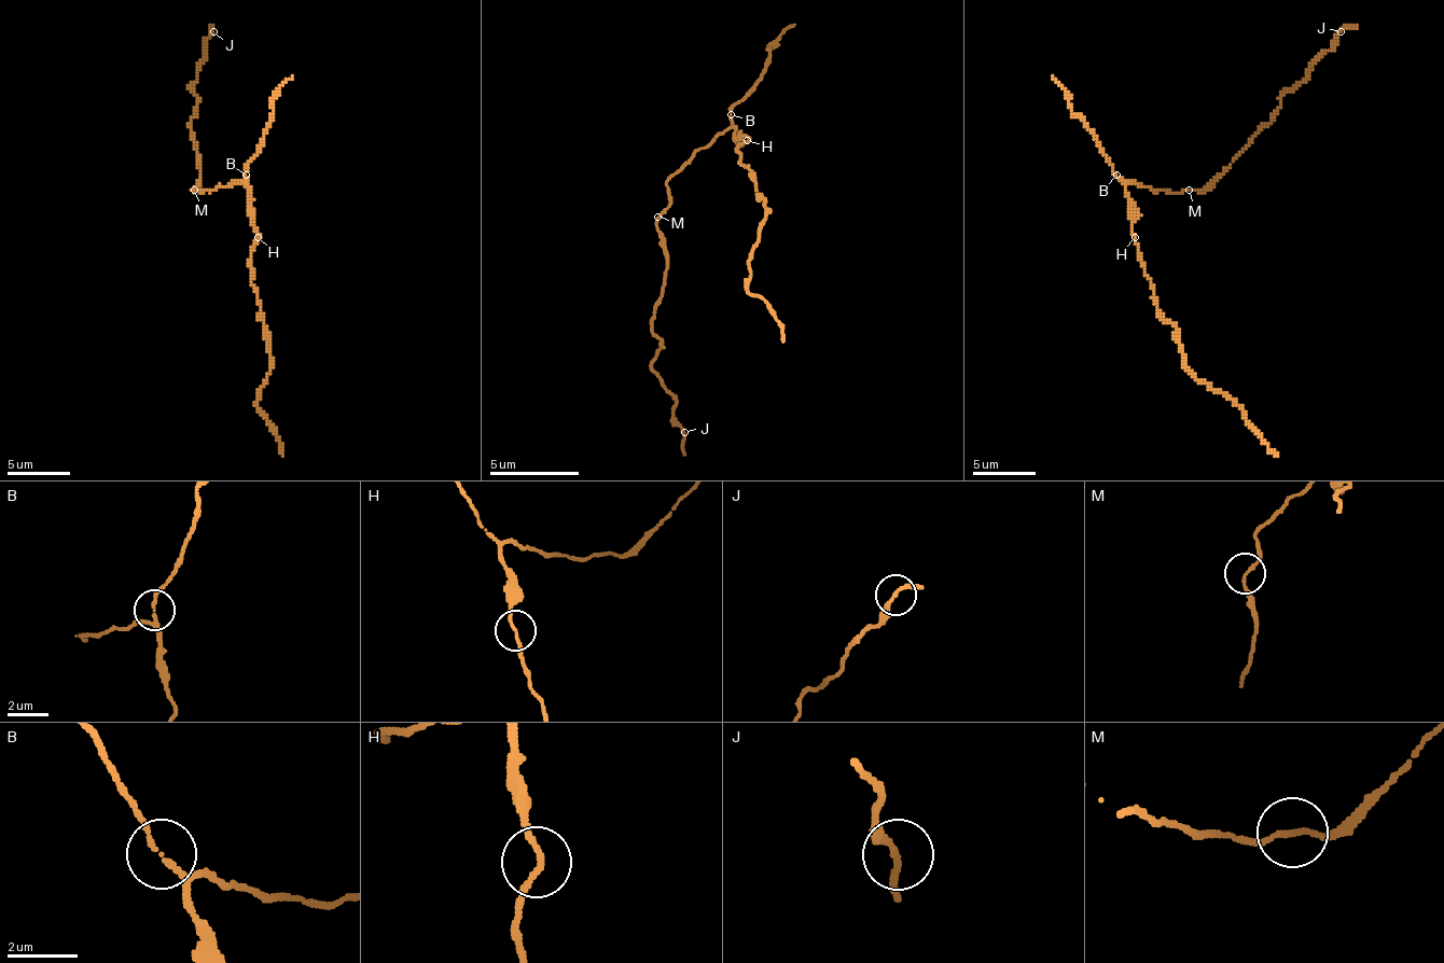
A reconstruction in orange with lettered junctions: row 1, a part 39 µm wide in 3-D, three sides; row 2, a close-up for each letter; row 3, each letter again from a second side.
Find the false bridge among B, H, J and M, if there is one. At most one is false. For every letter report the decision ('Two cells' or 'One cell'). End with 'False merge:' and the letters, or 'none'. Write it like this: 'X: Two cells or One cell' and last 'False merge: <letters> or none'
B: One cell
H: One cell
J: One cell
M: One cell
False merge: none

